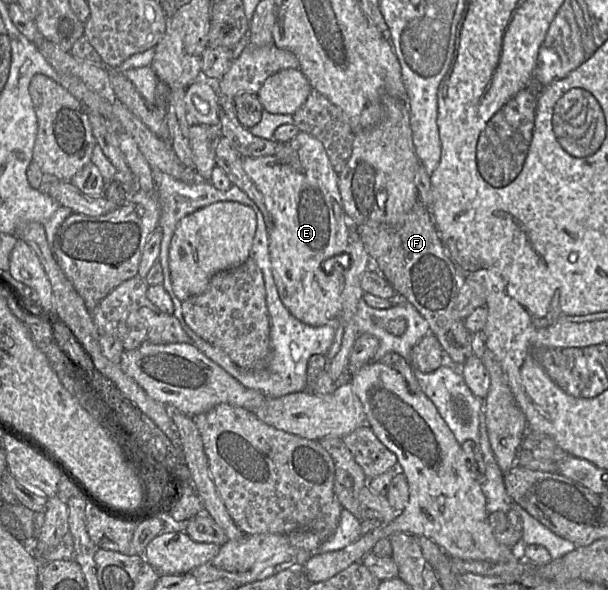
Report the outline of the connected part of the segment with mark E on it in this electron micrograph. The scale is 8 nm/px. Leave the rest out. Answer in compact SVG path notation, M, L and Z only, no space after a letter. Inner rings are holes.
M299 132L275 155L245 157L242 158L242 166L263 195L267 212L263 217L268 231L272 273L281 301L294 317L310 326L323 326L337 319L342 312L341 294L345 270L349 265L345 251L350 242L350 232L338 188L339 173L332 168L323 144L310 134ZM340 259L345 262L345 267L340 266Z

